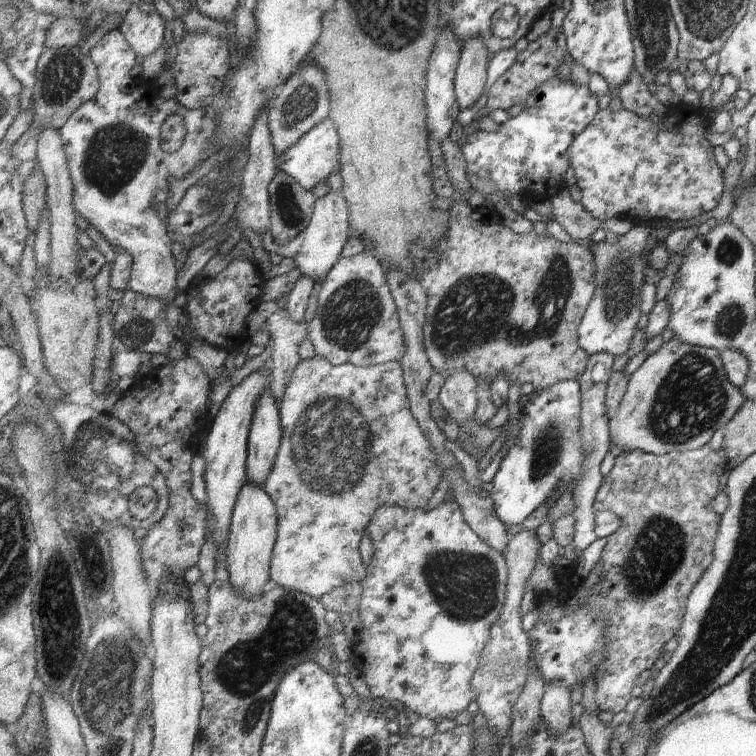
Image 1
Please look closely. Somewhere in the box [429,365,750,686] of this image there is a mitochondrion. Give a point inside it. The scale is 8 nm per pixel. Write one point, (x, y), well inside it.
(657, 551)

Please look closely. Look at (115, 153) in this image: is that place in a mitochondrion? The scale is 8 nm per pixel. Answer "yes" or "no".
yes

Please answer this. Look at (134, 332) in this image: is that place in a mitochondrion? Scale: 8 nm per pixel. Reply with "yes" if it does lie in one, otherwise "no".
yes

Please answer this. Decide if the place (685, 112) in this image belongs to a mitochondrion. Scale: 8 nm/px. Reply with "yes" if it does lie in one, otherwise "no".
no

